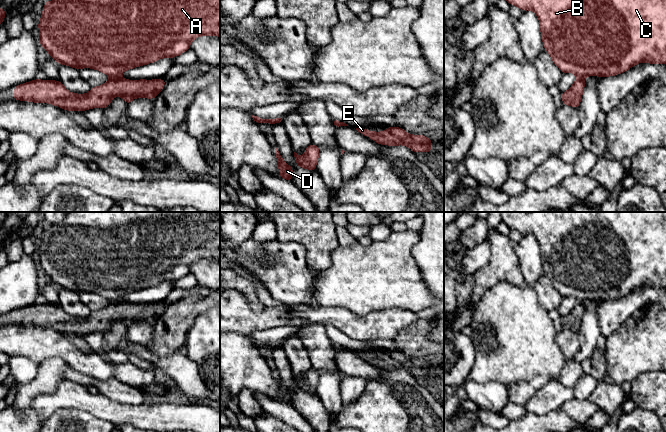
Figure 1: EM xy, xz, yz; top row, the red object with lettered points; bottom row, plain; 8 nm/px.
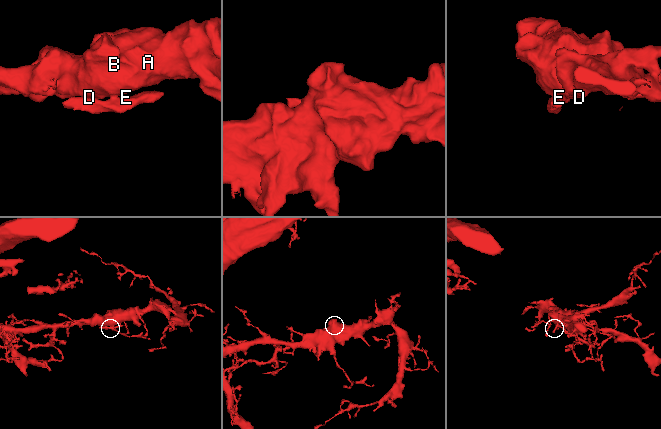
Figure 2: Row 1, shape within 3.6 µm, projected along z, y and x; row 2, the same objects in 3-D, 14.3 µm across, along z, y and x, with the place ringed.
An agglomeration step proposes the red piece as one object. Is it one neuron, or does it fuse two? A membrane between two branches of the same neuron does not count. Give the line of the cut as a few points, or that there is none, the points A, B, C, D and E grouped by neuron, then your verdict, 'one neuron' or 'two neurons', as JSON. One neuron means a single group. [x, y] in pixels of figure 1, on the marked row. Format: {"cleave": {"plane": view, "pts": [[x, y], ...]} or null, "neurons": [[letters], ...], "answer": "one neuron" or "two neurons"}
{"cleave": {"plane": "xy", "pts": [[110, 77], [118, 78]]}, "neurons": [["A", "B", "C", "D"], ["E"]], "answer": "two neurons"}

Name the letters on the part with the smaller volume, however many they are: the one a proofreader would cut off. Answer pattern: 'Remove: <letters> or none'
Remove: E

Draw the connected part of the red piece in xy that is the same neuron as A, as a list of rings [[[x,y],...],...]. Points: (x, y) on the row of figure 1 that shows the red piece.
[[[53,0],[45,1],[39,26],[41,46],[58,64],[67,65],[77,70],[91,68],[99,70],[110,78],[119,78],[123,72],[135,67],[156,62],[164,57],[174,58],[190,49],[191,42],[201,36],[220,37],[220,0]]]

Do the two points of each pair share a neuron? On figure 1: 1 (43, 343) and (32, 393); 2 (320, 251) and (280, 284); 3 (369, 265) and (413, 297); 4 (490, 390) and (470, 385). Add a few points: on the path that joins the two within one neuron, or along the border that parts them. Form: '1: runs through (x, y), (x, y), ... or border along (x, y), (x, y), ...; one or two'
1: border along (63, 359), (49, 357), (40, 364); two
2: border along (295, 242), (306, 249), (306, 266), (314, 274); two
3: runs through (380, 276), (387, 276), (402, 286); one
4: runs through (485, 390), (475, 390); one

